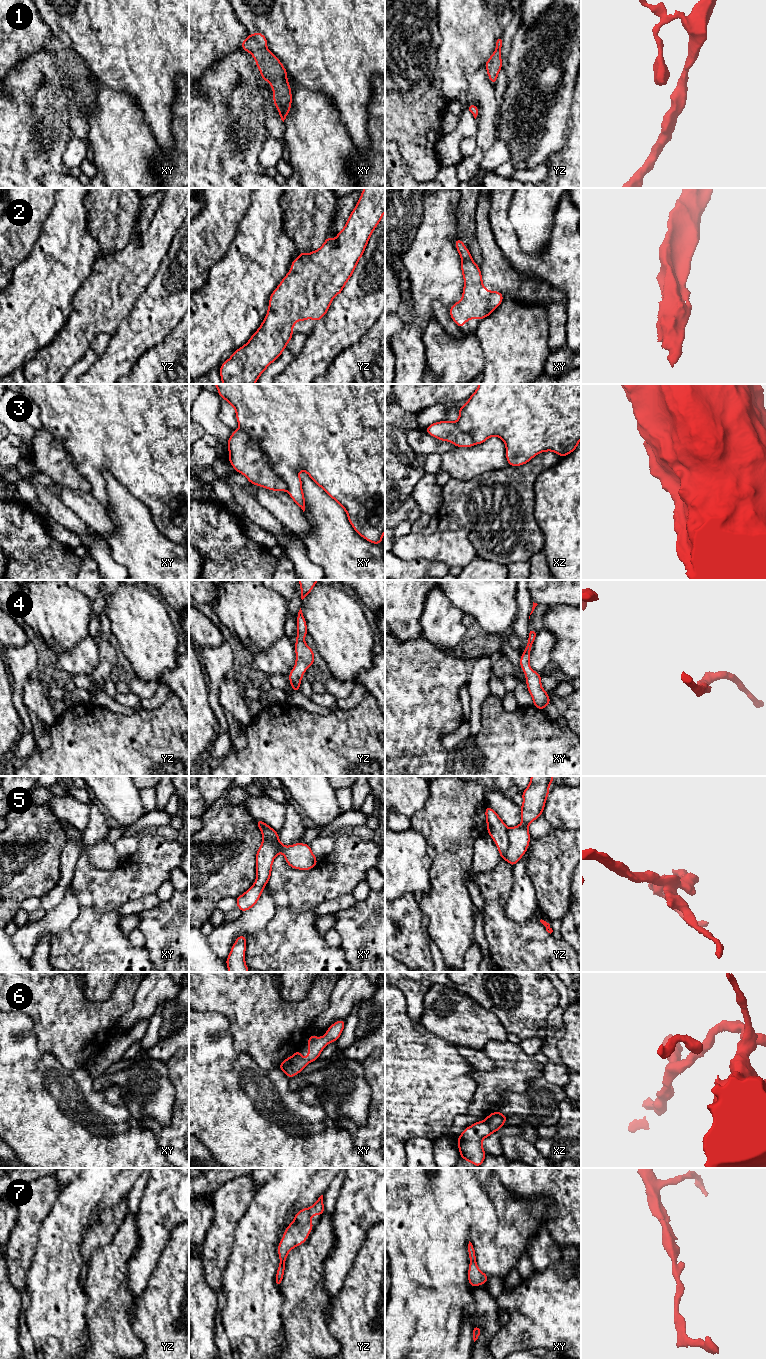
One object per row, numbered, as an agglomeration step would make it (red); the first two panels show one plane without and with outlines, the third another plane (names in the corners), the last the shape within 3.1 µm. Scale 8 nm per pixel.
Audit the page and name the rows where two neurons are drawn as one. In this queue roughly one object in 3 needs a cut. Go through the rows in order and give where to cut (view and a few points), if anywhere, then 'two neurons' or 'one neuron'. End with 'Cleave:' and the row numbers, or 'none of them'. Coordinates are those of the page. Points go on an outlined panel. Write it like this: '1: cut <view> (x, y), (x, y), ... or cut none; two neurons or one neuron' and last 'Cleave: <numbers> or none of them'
1: cut none; one neuron
2: cut none; one neuron
3: cut xy (240, 427), (258, 443), (270, 466), (285, 483), (288, 490); two neurons
4: cut none; one neuron
5: cut yz (508, 829), (508, 848), (501, 857); two neurons
6: cut none; one neuron
7: cut none; one neuron
Cleave: 3, 5

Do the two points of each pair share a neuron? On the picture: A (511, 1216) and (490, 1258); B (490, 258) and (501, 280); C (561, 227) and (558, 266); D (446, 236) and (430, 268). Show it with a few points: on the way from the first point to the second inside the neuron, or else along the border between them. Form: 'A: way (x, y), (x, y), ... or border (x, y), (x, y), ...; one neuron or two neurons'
A: way (510, 1226), (510, 1238), (500, 1248); one neuron
B: way (494, 263), (499, 275); one neuron
C: way (561, 237), (561, 256); one neuron
D: way (438, 244), (433, 249), (432, 260); one neuron

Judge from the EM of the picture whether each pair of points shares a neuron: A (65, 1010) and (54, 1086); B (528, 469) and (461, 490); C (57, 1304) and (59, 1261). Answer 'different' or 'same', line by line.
A: different
B: same
C: same

